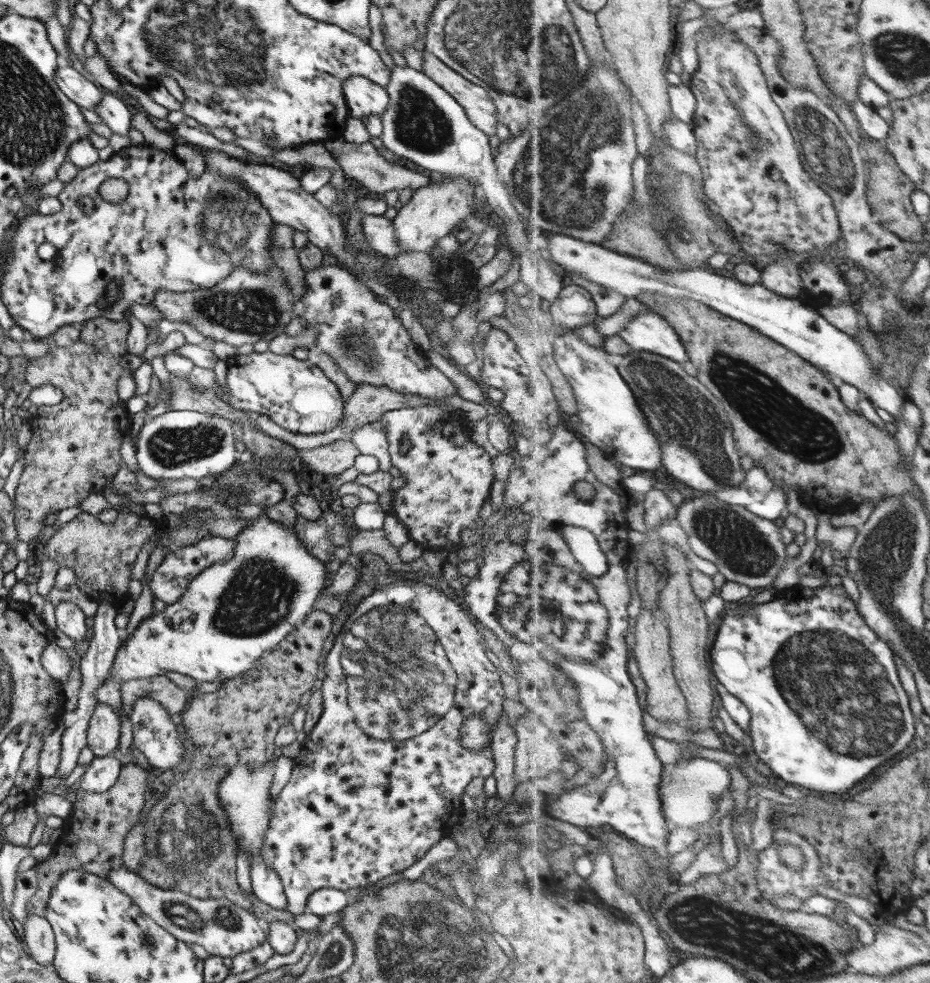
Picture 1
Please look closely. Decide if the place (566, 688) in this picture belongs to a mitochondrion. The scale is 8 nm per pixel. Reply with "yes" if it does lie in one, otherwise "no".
yes

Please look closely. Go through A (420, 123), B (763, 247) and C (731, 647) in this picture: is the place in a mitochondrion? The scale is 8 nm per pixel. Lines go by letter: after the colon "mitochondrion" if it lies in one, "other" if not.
A: mitochondrion
B: other
C: other

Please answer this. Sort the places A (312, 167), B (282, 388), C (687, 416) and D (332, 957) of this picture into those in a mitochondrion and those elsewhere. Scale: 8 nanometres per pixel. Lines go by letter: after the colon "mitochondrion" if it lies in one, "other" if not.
A: other
B: other
C: mitochondrion
D: mitochondrion

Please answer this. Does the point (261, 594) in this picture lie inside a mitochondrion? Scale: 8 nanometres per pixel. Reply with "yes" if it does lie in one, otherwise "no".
yes

